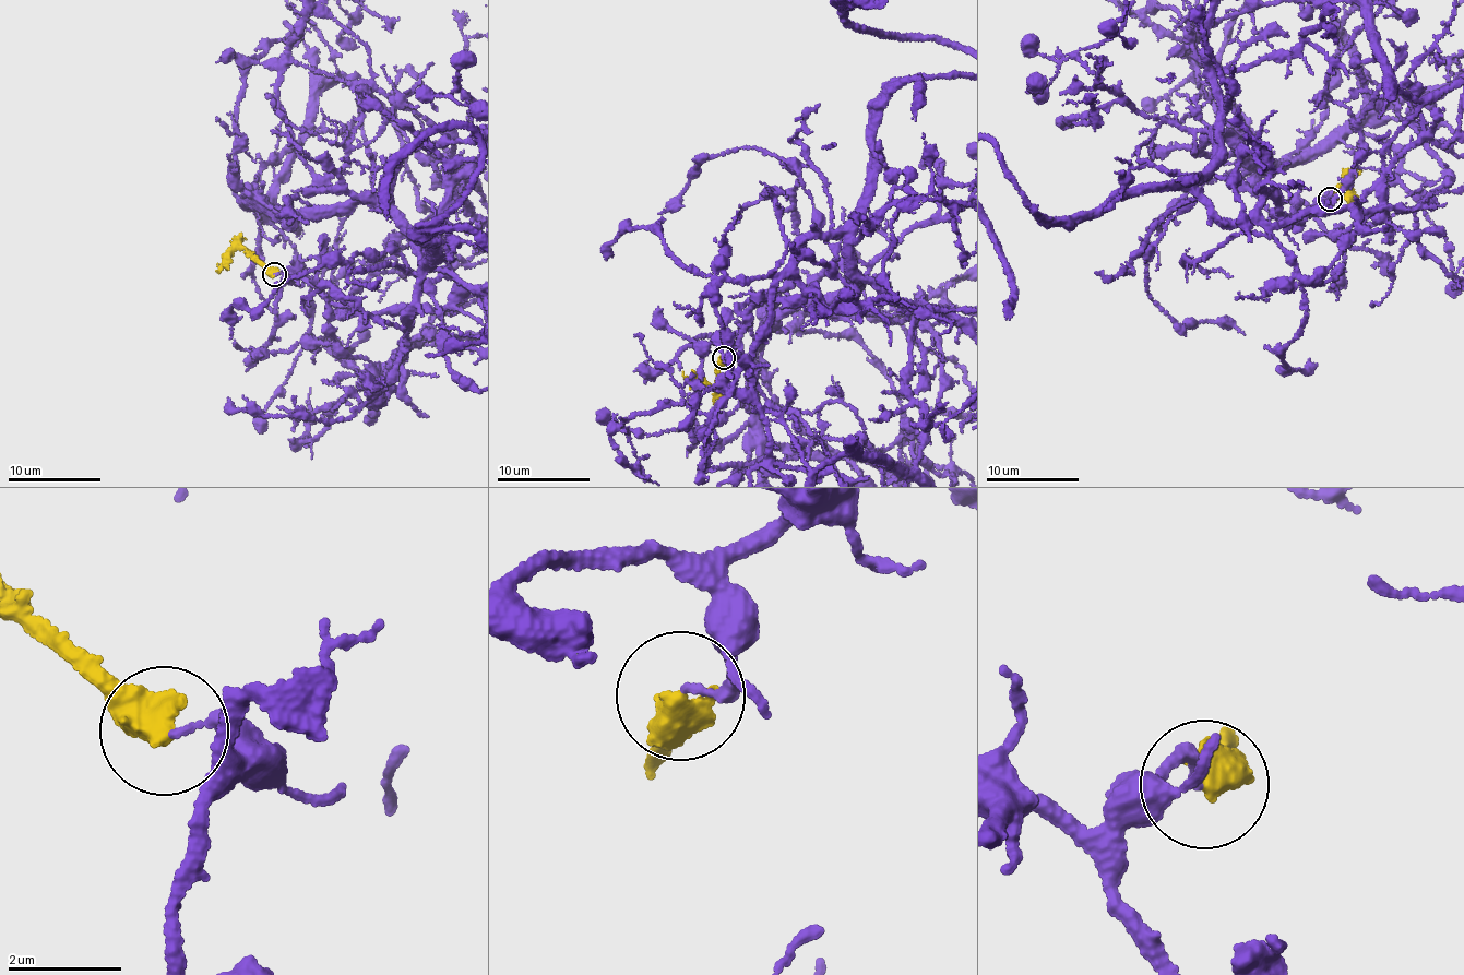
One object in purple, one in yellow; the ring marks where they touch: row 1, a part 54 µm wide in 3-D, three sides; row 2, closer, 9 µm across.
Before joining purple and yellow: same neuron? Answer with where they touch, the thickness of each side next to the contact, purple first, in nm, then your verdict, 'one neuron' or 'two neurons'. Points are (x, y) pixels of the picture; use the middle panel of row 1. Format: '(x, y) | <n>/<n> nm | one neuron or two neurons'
(723, 357) | 130/500 nm | two neurons

